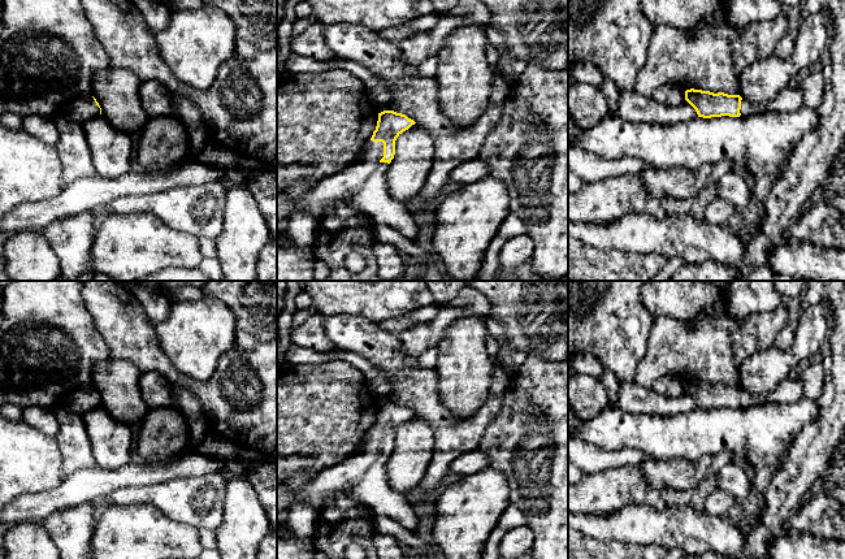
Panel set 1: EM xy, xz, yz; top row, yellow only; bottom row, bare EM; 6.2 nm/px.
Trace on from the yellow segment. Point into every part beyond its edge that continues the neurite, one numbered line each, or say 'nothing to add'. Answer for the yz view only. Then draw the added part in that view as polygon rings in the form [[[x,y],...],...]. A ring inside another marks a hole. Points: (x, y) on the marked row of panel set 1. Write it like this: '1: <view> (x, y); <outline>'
1: yz (791, 98); [[[800,84],[784,87],[772,100],[763,104],[753,104],[745,99],[741,100],[741,117],[749,117],[755,113],[766,112],[794,112],[803,107],[803,94]]]

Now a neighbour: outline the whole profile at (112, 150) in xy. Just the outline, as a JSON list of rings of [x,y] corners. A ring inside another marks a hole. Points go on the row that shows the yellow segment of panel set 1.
[[[103,114],[87,118],[82,129],[96,176],[114,179],[135,166],[131,134],[114,127]]]

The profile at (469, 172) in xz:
[[[476,159],[459,164],[458,168],[450,174],[450,179],[460,185],[468,185],[489,174],[490,170],[488,165],[482,160]]]

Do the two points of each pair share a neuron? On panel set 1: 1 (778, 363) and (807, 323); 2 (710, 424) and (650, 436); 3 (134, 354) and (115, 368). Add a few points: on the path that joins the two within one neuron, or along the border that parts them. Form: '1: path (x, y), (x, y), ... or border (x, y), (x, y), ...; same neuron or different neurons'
1: path (789, 358), (807, 339), (807, 334); same neuron
2: path (696, 432), (689, 436), (664, 436); same neuron
3: border (109, 356), (130, 360), (141, 371); different neurons

